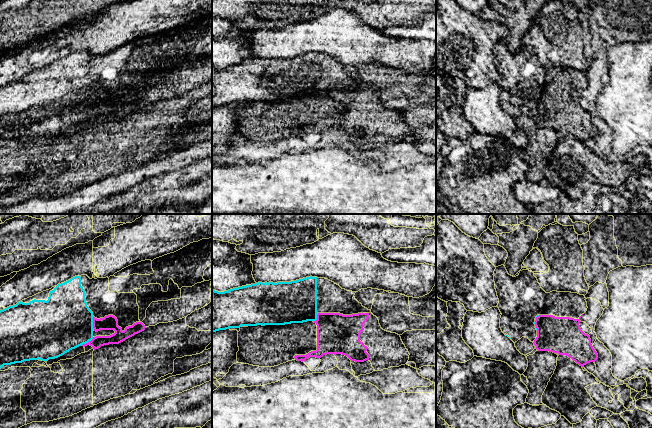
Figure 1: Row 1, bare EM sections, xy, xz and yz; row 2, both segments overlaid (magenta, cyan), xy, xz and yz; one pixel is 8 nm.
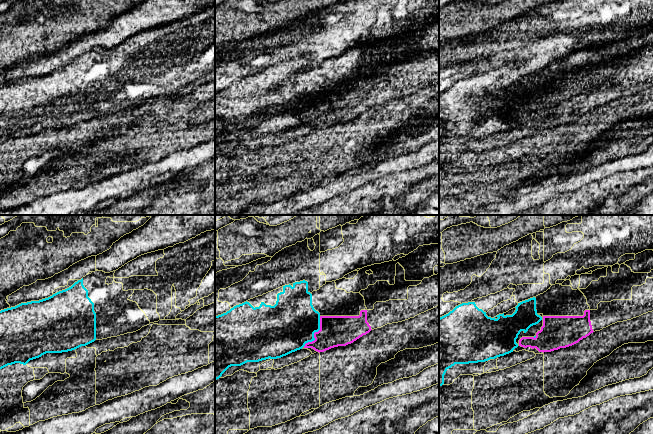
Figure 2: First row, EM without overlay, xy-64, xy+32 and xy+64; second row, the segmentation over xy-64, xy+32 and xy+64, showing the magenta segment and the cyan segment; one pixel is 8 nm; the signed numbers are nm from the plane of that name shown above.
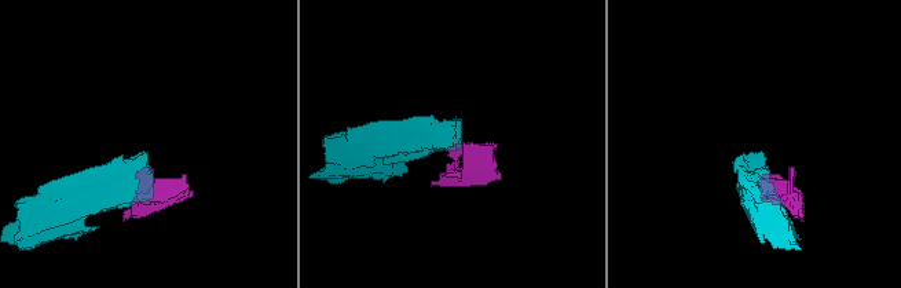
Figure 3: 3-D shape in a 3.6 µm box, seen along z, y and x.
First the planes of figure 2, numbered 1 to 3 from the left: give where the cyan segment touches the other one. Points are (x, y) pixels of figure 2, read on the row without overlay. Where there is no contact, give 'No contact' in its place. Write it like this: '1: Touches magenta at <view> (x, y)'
1: No contact
2: Touches magenta at xy+32 (314, 109)
3: Touches magenta at xy+64 (533, 113)

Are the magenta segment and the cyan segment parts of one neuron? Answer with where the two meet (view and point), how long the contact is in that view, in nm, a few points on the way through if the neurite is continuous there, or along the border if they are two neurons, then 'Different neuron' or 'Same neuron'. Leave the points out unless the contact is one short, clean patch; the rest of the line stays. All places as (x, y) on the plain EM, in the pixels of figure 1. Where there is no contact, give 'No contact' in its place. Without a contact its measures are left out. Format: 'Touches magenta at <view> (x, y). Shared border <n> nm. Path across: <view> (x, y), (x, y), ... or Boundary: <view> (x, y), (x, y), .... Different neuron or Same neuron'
Touches magenta at xy (93, 99). Shared border 110 nm. Boundary: xy (93, 92), (94, 105). Different neuron

